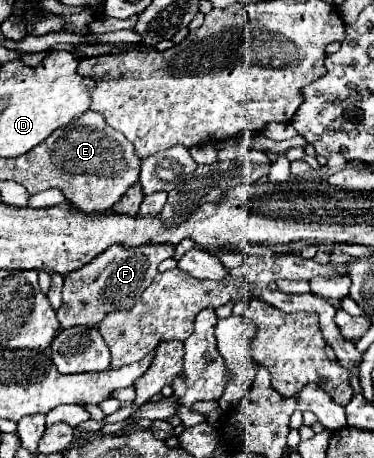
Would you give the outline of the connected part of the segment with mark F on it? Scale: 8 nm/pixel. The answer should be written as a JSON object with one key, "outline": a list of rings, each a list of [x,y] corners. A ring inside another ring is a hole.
{"outline":[[[111,245],[83,269],[69,273],[63,285],[63,307],[57,311],[61,329],[83,325],[95,327],[107,313],[119,309],[131,309],[143,291],[157,275],[157,265],[173,257],[175,245],[139,245],[139,249],[123,249],[123,245]]]}

